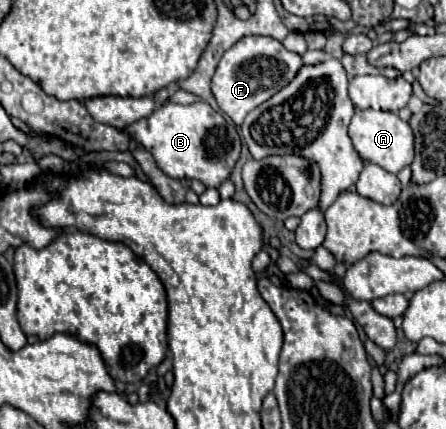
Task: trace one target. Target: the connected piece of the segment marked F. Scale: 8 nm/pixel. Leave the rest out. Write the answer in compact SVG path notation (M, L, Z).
M246 36L220 58L216 74L212 78L212 94L220 110L230 116L236 126L242 126L246 114L282 90L300 68L302 58L294 52L288 52L278 40L264 36Z

